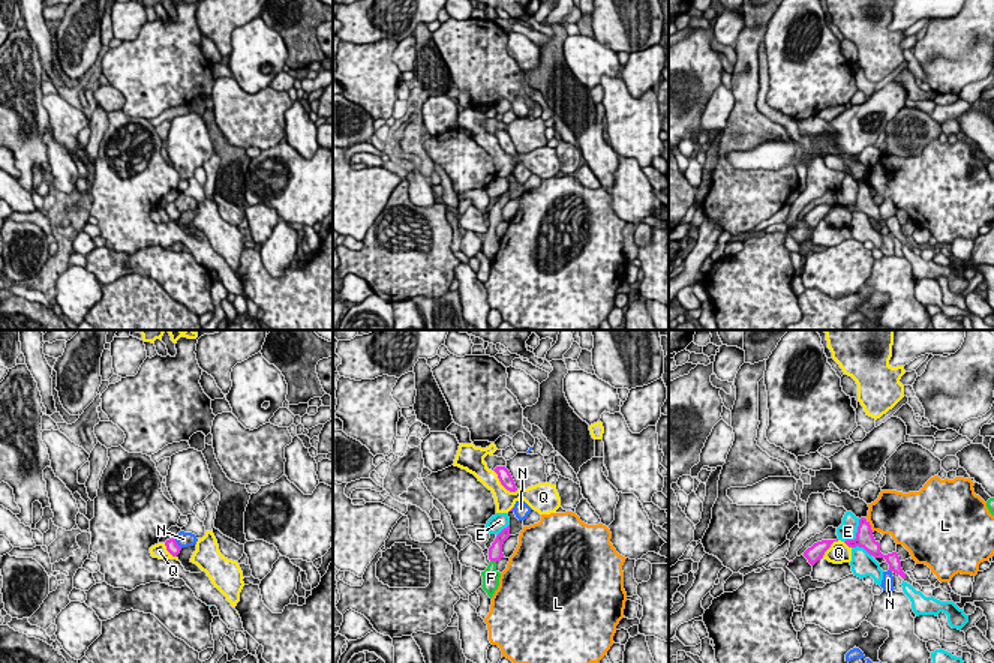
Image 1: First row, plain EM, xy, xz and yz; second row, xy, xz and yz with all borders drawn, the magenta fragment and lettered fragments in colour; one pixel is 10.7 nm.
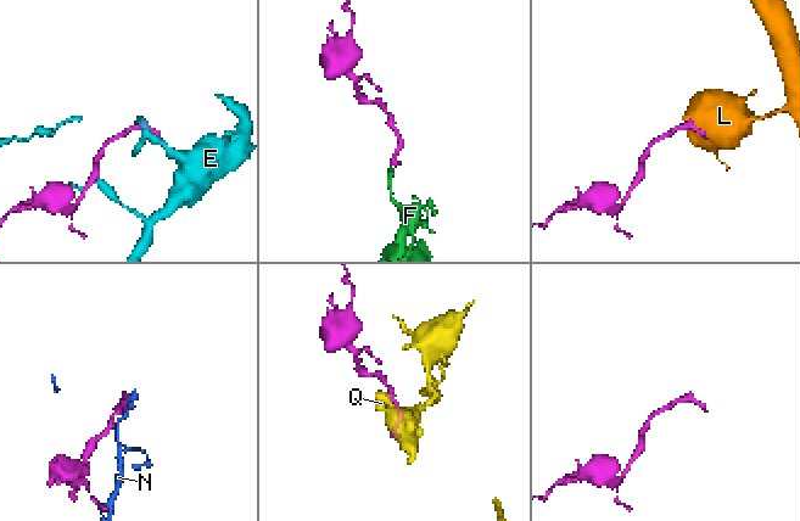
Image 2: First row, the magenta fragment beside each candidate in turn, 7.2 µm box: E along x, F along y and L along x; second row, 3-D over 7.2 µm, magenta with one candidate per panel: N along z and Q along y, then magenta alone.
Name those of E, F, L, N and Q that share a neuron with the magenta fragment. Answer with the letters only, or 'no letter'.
F

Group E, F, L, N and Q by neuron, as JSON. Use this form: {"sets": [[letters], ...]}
{"sets": [["E"], ["F"], ["L"], ["N"], ["Q"]]}

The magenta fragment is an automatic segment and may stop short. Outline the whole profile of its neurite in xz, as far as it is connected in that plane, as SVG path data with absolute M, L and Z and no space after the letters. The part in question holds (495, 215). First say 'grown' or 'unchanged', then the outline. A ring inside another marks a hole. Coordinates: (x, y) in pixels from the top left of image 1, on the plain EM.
grown; M510 189L496 200L495 206L489 212L490 226L489 226L487 232L484 236L481 236L481 240L483 240L481 250L490 262L493 261L495 255L499 250L501 237L496 234L496 226L501 222L504 222L502 208L508 201L510 201Z

